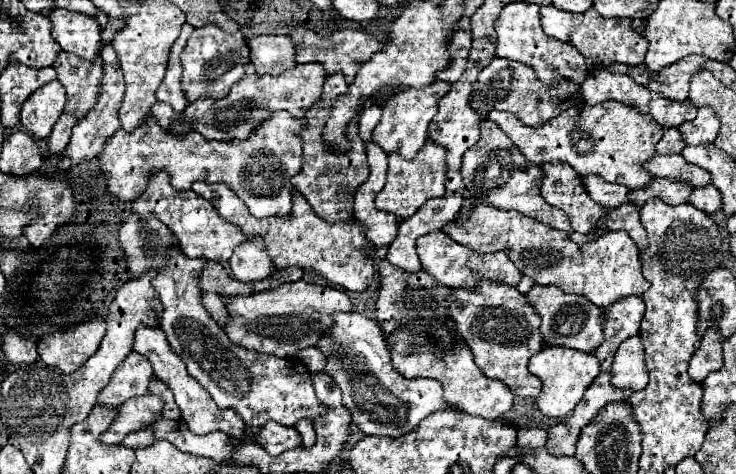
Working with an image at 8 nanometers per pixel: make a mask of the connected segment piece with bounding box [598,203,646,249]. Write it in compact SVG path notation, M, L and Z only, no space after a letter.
M624 203L624 205L612 209L610 221L604 221L602 225L598 225L598 229L622 229L634 239L638 249L646 247L646 229L642 229L638 209L630 203Z

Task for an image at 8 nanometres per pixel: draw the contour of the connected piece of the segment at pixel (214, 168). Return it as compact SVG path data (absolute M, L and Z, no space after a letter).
M274 113L268 117L260 129L256 129L248 139L240 143L222 143L222 141L208 141L200 133L192 131L186 137L174 137L158 127L158 121L154 117L142 121L138 129L132 133L126 133L124 129L118 129L114 137L106 143L104 151L100 153L100 169L108 177L108 191L116 195L118 199L136 199L142 189L146 189L148 175L152 171L164 169L172 175L174 189L186 191L194 181L208 181L208 183L226 183L250 209L254 217L270 217L270 215L288 215L292 209L292 201L288 197L288 181L300 173L302 169L302 119L294 119L288 113Z

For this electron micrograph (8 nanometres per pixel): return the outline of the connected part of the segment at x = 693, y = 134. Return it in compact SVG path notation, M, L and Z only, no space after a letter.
M700 107L696 119L682 123L680 131L686 141L686 145L704 145L704 143L714 143L716 135L720 129L720 121L714 113L714 109Z

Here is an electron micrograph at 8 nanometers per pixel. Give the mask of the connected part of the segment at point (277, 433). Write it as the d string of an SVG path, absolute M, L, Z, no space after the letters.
M270 421L260 427L258 445L262 445L270 455L280 455L282 451L300 447L302 437L296 431L296 427L286 427L286 425L278 425L276 421Z

